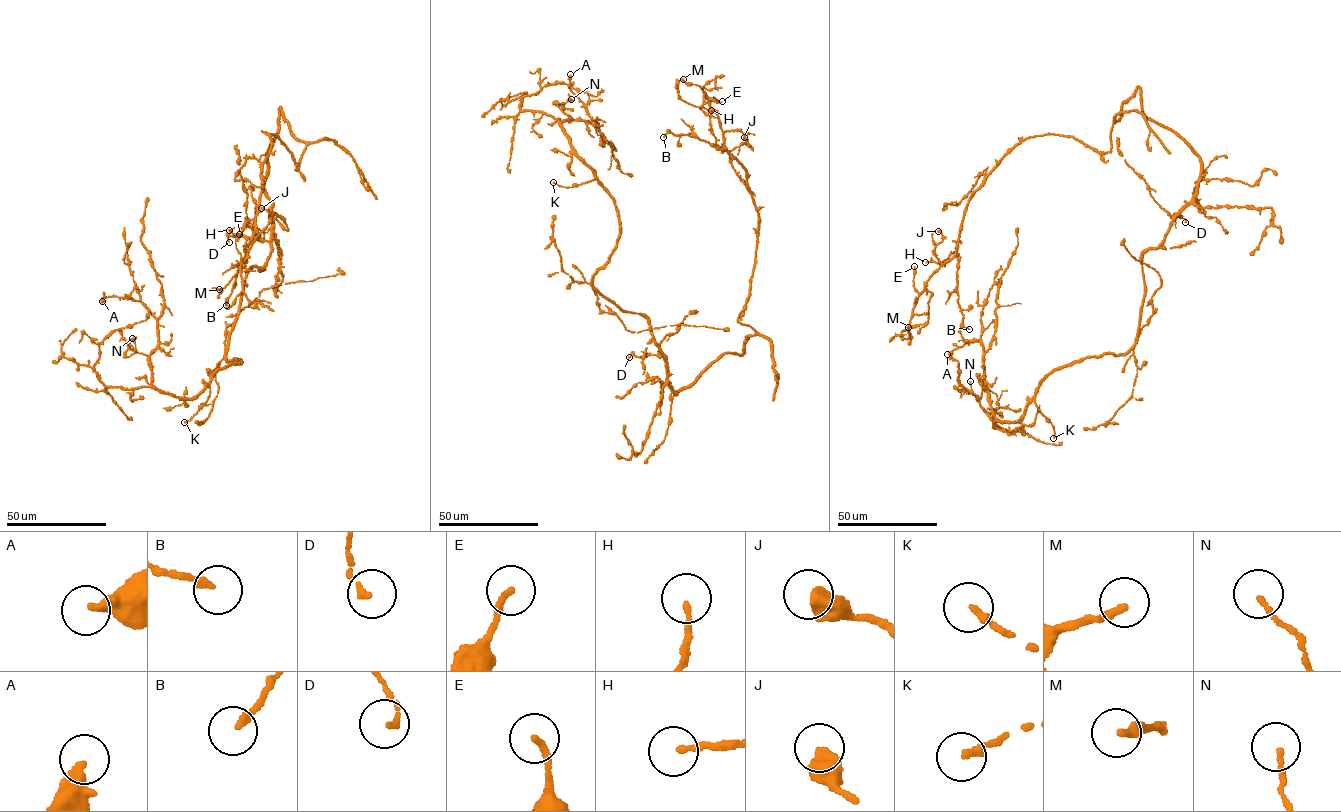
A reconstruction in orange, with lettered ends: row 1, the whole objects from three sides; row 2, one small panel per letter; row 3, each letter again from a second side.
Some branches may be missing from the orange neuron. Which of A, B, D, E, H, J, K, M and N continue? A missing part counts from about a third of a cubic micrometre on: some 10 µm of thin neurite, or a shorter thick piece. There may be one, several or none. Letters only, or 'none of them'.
K

